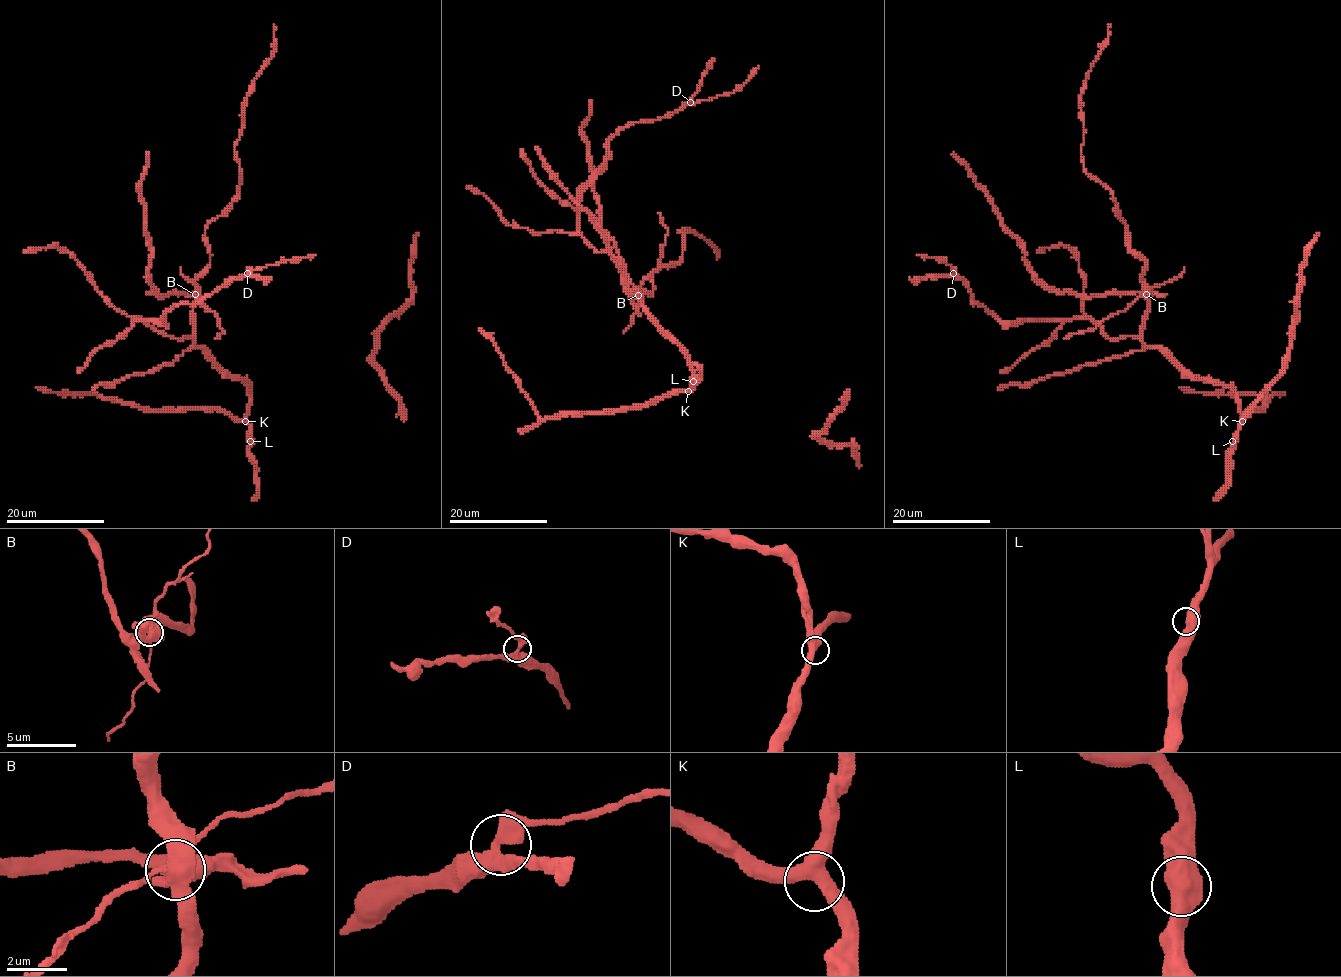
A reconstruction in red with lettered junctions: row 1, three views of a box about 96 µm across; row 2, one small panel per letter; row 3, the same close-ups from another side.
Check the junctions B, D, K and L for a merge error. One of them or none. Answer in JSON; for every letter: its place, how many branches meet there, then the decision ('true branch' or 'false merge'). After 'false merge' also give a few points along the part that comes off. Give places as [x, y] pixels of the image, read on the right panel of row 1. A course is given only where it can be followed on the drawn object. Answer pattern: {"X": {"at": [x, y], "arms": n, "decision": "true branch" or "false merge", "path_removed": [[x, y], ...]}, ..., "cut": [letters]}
{"B": {"at": [1146, 294], "arms": 5, "decision": "false merge", "path_removed": [[1147, 295], [1088, 296], [1049, 290], [1036, 278], [1024, 247], [1004, 227], [970, 168], [953, 151]]}, "D": {"at": [953, 273], "arms": 3, "decision": "true branch"}, "K": {"at": [1242, 421], "arms": 3, "decision": "true branch"}, "L": {"at": [1232, 441], "arms": 3, "decision": "true branch"}, "cut": ["B"]}

